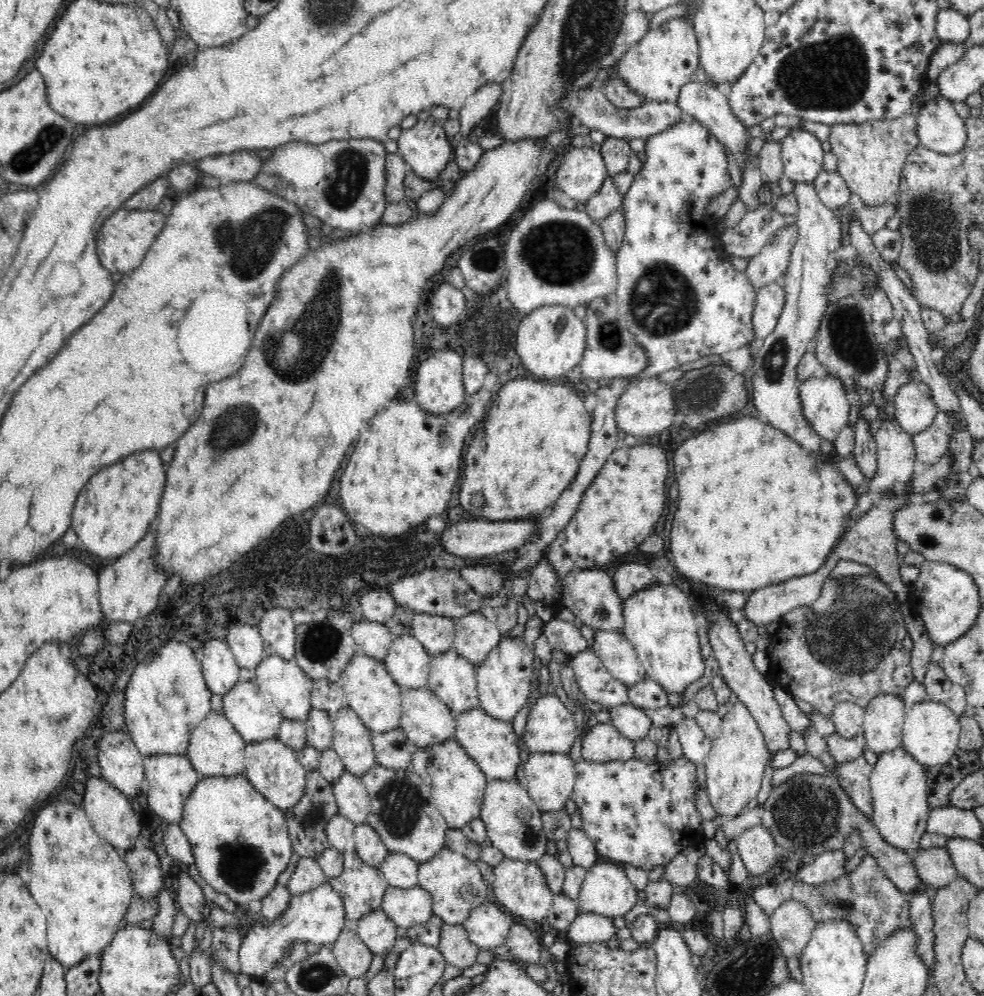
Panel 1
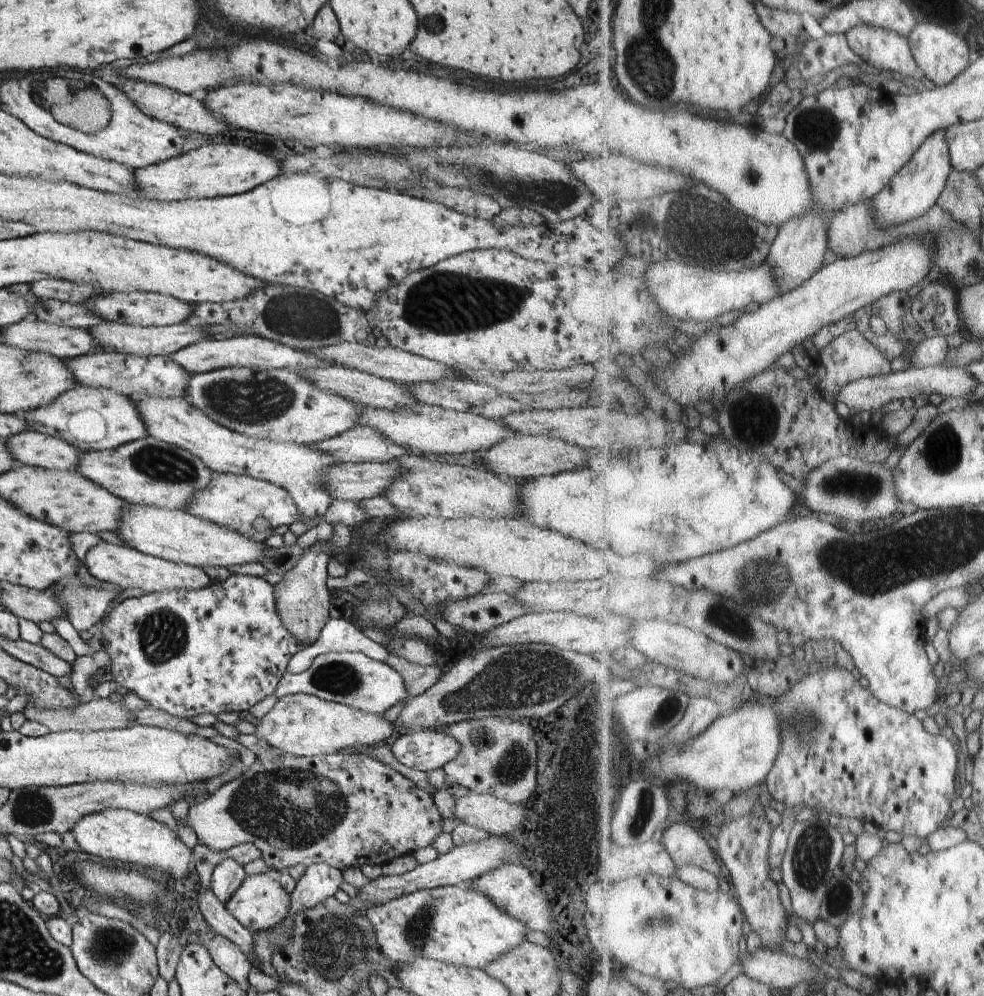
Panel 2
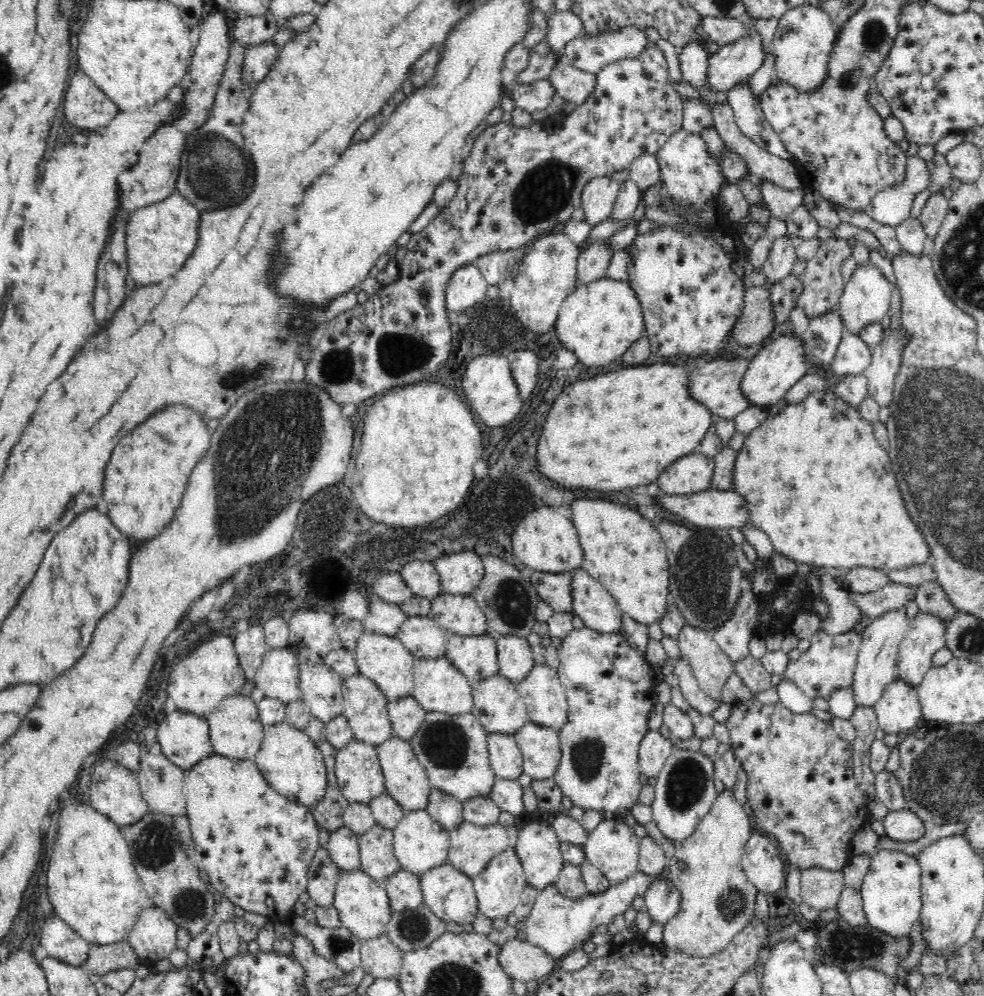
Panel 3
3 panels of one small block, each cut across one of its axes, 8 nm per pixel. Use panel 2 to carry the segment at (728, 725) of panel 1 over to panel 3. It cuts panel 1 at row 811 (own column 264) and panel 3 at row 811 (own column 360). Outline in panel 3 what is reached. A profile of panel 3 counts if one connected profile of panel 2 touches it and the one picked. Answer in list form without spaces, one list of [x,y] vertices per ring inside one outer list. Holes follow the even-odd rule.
[[[725,788],[695,832],[678,844],[668,866],[670,882],[681,896],[681,907],[676,916],[663,924],[663,943],[672,951],[688,957],[712,957],[725,950],[754,918],[759,890],[748,881],[741,866],[746,844],[754,831],[753,819],[748,817],[733,790]]]

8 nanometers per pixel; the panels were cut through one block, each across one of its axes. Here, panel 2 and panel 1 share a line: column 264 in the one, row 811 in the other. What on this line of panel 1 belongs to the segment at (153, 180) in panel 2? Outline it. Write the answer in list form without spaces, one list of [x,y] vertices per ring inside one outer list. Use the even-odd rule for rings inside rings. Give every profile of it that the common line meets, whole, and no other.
[[[157,754],[143,757],[144,776],[148,782],[147,793],[149,808],[162,818],[166,824],[180,824],[184,803],[191,790],[200,779],[198,771],[192,766],[187,755]]]

